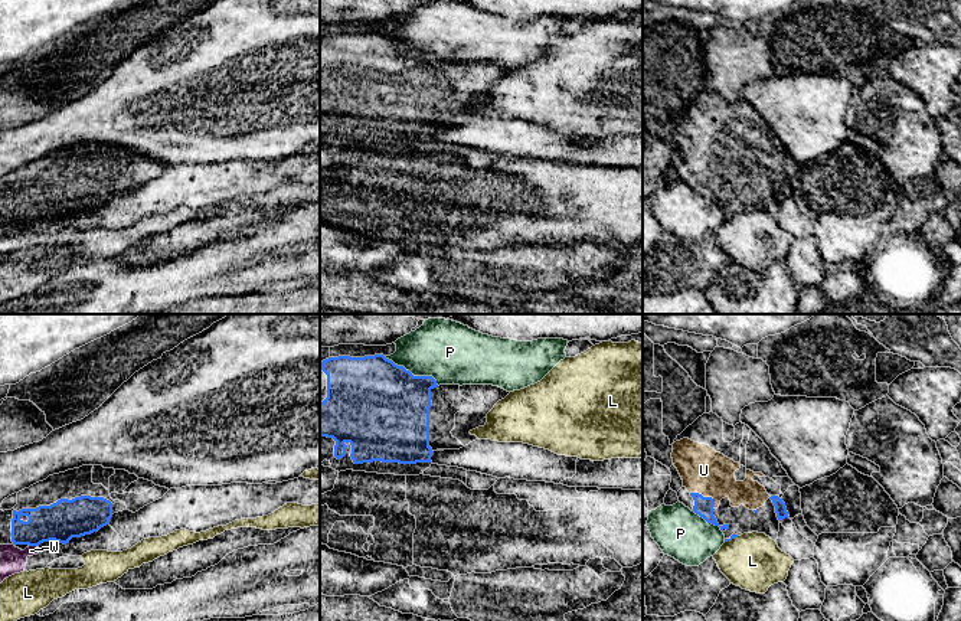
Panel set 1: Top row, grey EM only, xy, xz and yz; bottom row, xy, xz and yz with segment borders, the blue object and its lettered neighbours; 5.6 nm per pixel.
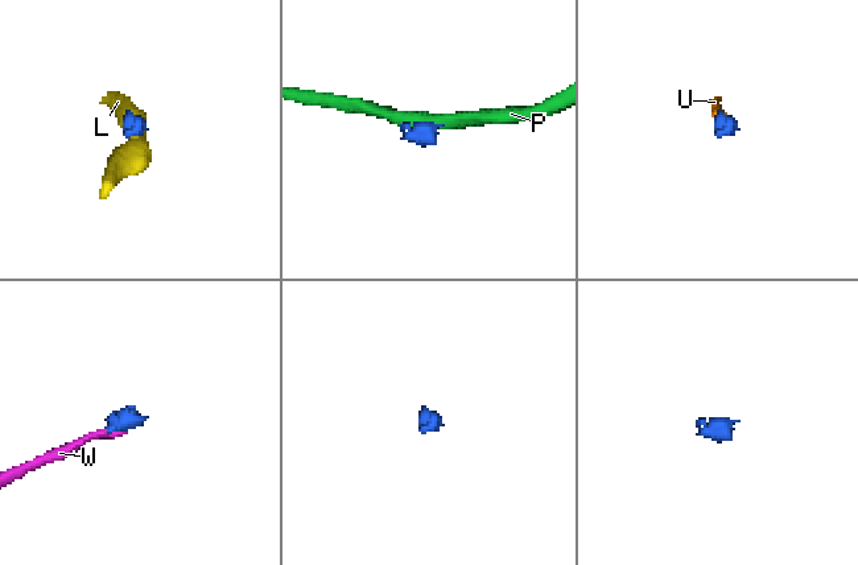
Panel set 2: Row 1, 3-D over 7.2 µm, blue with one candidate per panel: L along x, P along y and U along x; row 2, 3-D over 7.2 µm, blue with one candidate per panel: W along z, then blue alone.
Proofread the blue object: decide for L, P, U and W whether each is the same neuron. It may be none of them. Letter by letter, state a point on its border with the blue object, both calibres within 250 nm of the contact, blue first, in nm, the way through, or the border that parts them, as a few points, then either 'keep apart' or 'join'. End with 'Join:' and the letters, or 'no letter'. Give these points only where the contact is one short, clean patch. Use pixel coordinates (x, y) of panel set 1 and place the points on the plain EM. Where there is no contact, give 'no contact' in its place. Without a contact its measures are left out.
L: yz (731, 216) | 20/320 nm | keep apart
P: xz (411, 51) | 500/340 nm | keep apart
U: yz (706, 175) | 110/260 nm | join
W: xy (33, 222) | 220/140 nm | along xy (29, 222), (36, 224) | keep apart
Join: U

